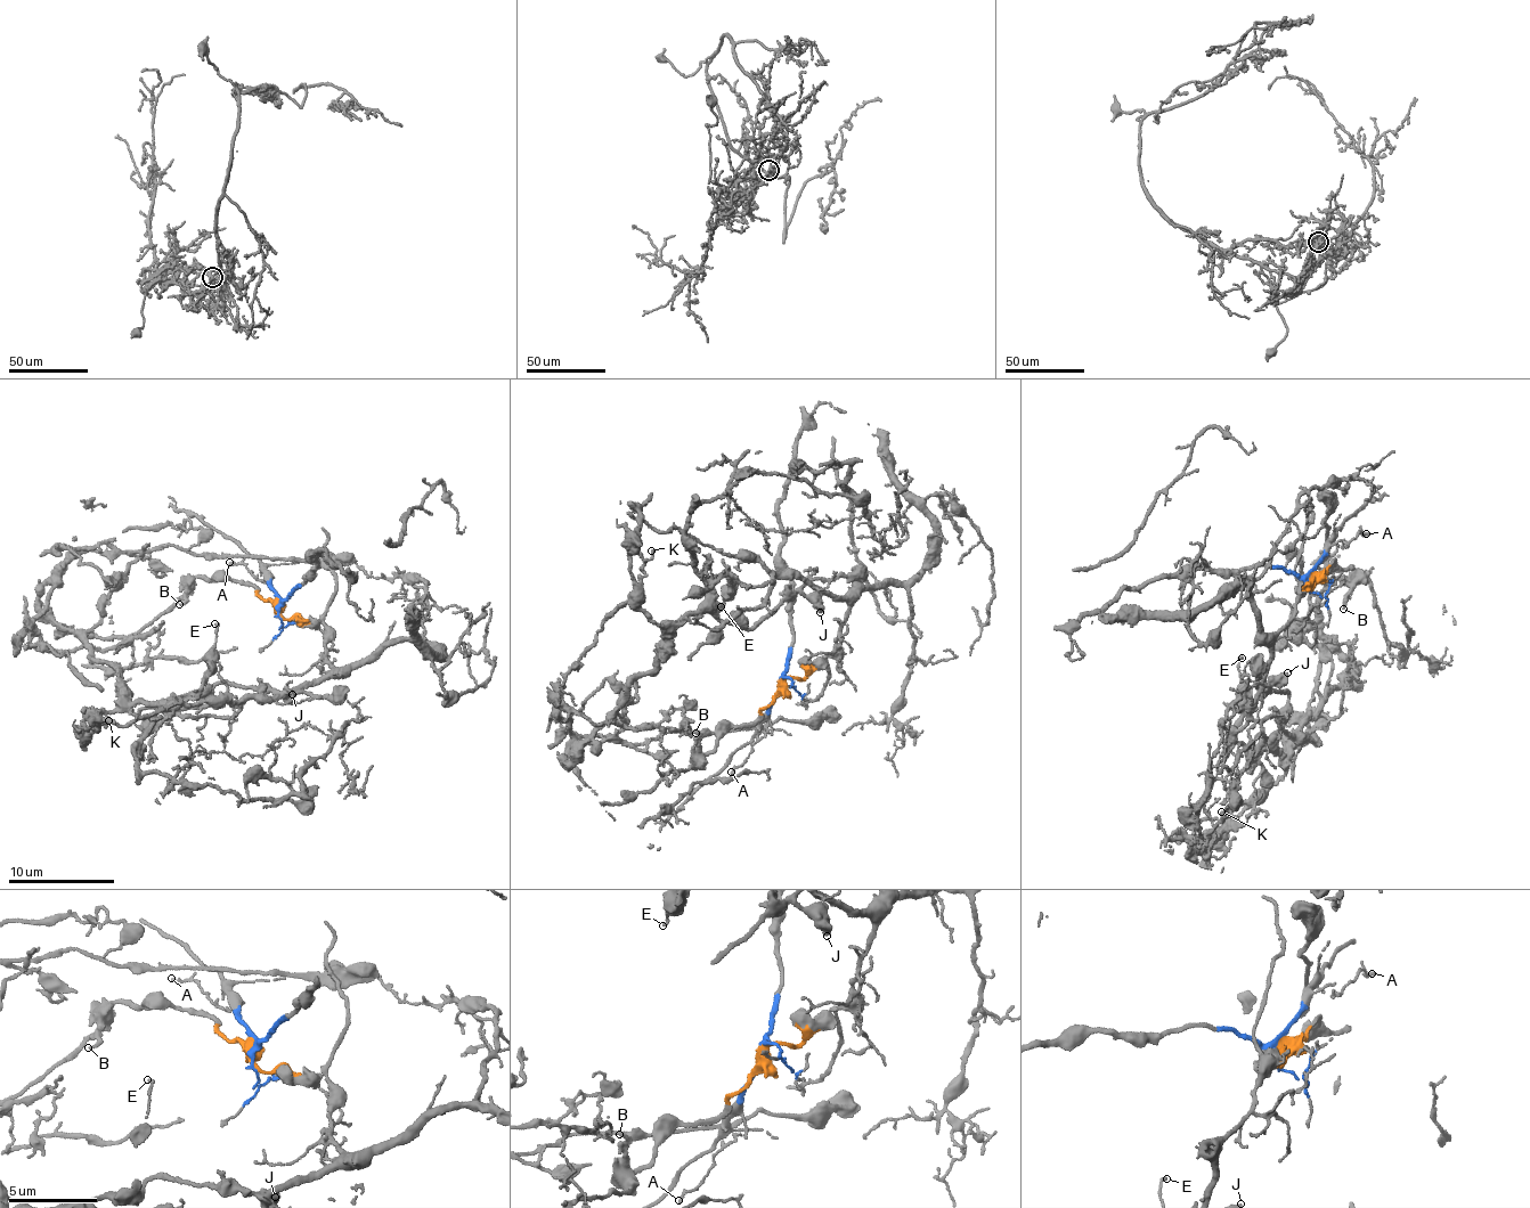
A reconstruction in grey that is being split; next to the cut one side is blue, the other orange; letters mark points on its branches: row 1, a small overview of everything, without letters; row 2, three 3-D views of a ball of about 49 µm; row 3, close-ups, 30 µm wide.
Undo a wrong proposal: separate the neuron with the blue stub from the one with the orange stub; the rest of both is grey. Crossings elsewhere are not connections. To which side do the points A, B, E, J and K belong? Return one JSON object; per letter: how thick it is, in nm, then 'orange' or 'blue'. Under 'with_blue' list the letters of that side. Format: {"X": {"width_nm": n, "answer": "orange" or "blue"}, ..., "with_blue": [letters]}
{"A": {"width_nm": 130, "answer": "blue"}, "B": {"width_nm": 220, "answer": "orange"}, "E": {"width_nm": 140, "answer": "orange"}, "J": {"width_nm": 500, "answer": "orange"}, "K": {"width_nm": 130, "answer": "orange"}, "with_blue": ["A"]}

